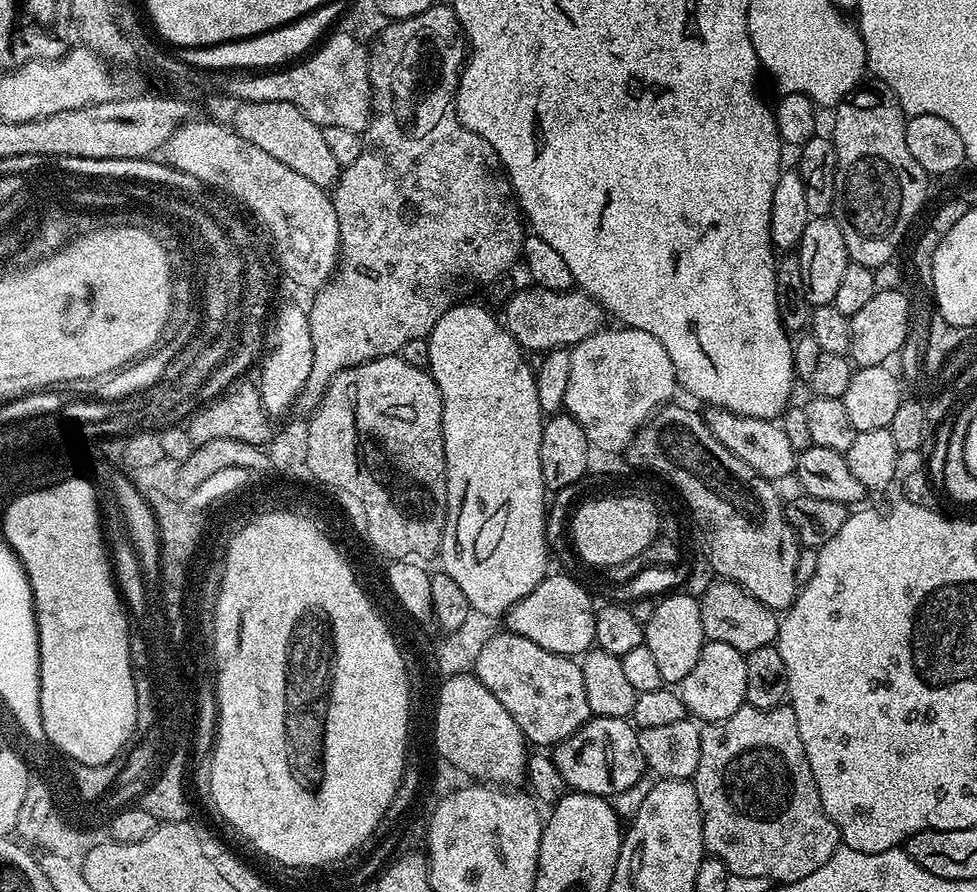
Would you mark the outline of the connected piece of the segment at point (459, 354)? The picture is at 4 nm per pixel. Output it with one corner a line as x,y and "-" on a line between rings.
453,303
451,308
438,318
432,333
426,337
430,358
427,371
431,372
434,382
440,391
442,398
442,430
444,431
444,457
446,458
446,506
448,513
444,519
444,533
438,553
439,567
454,582
458,582
462,594
466,594
466,602
473,613
481,612
484,616
503,617
509,608
526,598
530,590
534,590
549,575
548,568
548,536
544,531
548,528
548,520
544,517
544,495
546,489
542,478
542,462
540,461
540,447
542,446
542,430
545,417
538,402
538,390
536,389
536,374
533,365
528,365
529,357
520,343
509,334
507,327
500,324
480,304

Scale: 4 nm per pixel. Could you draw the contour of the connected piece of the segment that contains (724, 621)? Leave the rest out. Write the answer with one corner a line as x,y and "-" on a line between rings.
716,578
698,599
705,641
726,642
726,646
734,646
734,650
745,654
758,650
758,646
776,643
776,635
780,629
777,613
758,602
758,598
751,596
734,581

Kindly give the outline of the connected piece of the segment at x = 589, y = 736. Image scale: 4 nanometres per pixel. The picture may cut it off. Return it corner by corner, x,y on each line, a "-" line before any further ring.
592,716
573,736
555,745
550,755
565,785
574,792
615,798
646,776
640,737
625,718

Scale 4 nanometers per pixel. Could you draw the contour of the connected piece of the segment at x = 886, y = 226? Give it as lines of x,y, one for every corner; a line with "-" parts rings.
861,83
859,88
855,88
834,108
836,117
832,145
838,154
834,215
842,230
842,238
846,238
849,261
874,269
897,255
895,252
899,250
908,227
915,222
916,215
928,196
930,177
922,170
922,166
918,166
917,160
910,155
910,149
906,146
906,114
898,98
888,89
888,85
868,83

